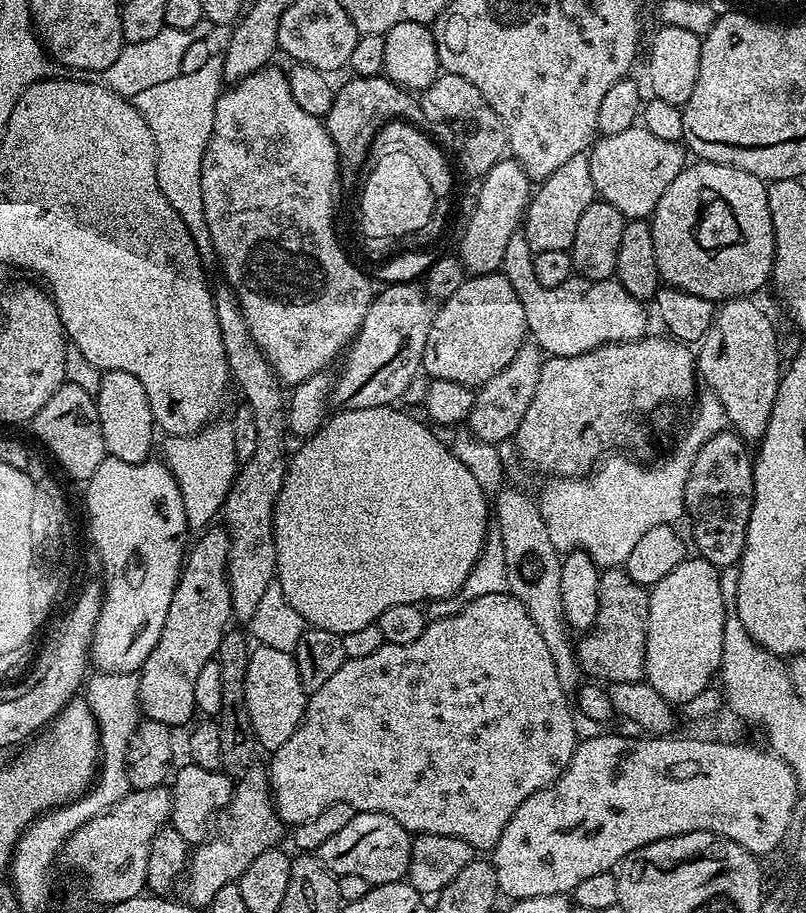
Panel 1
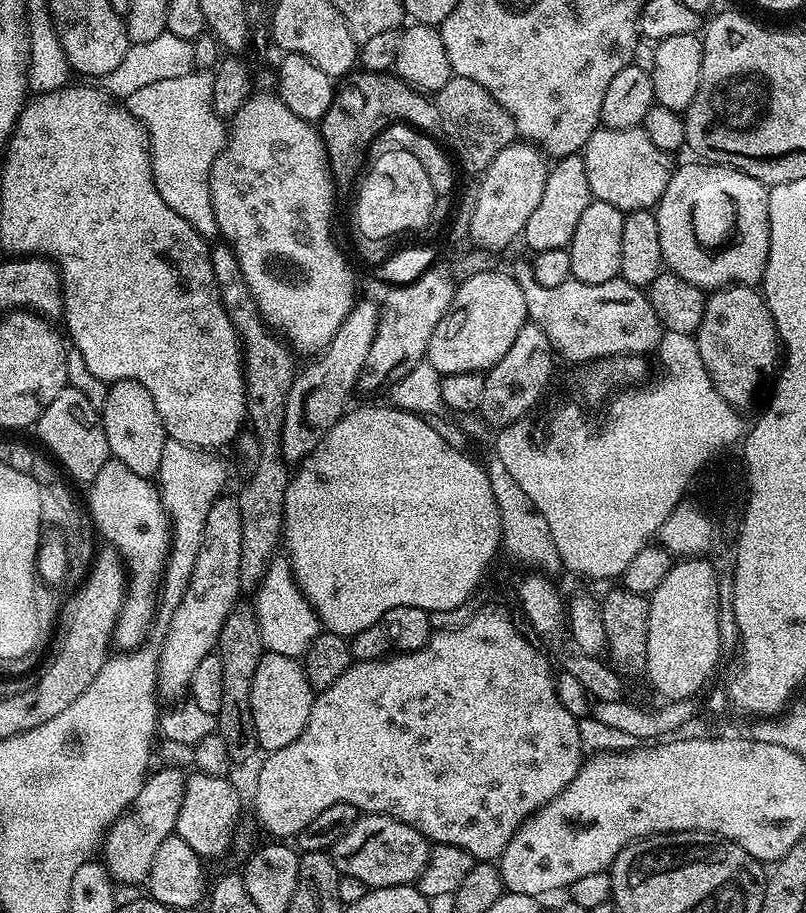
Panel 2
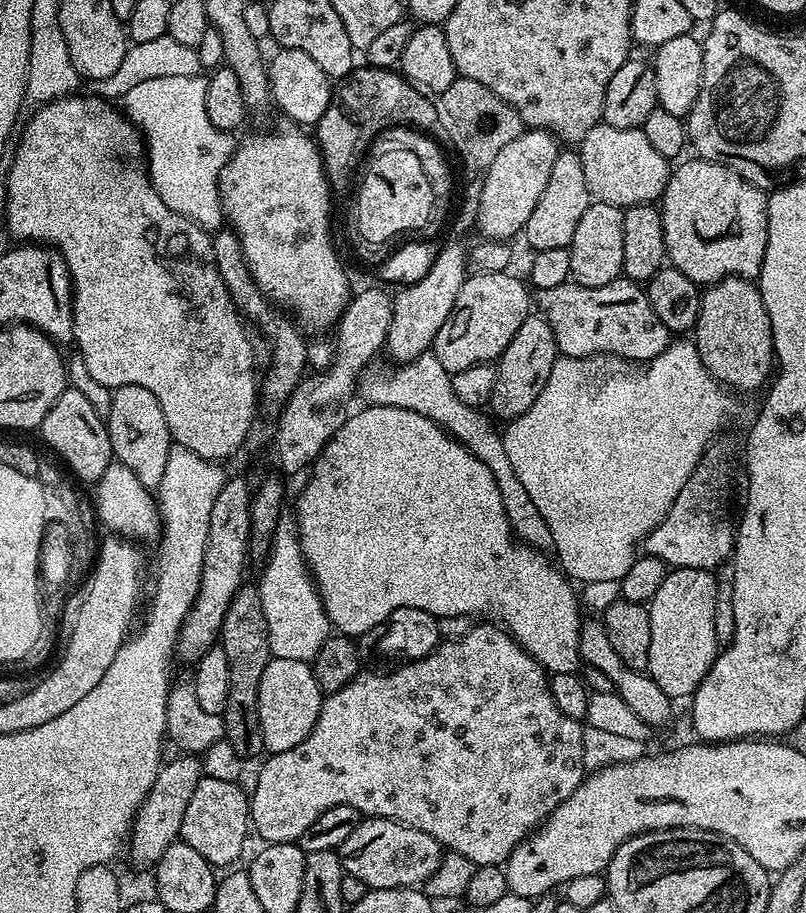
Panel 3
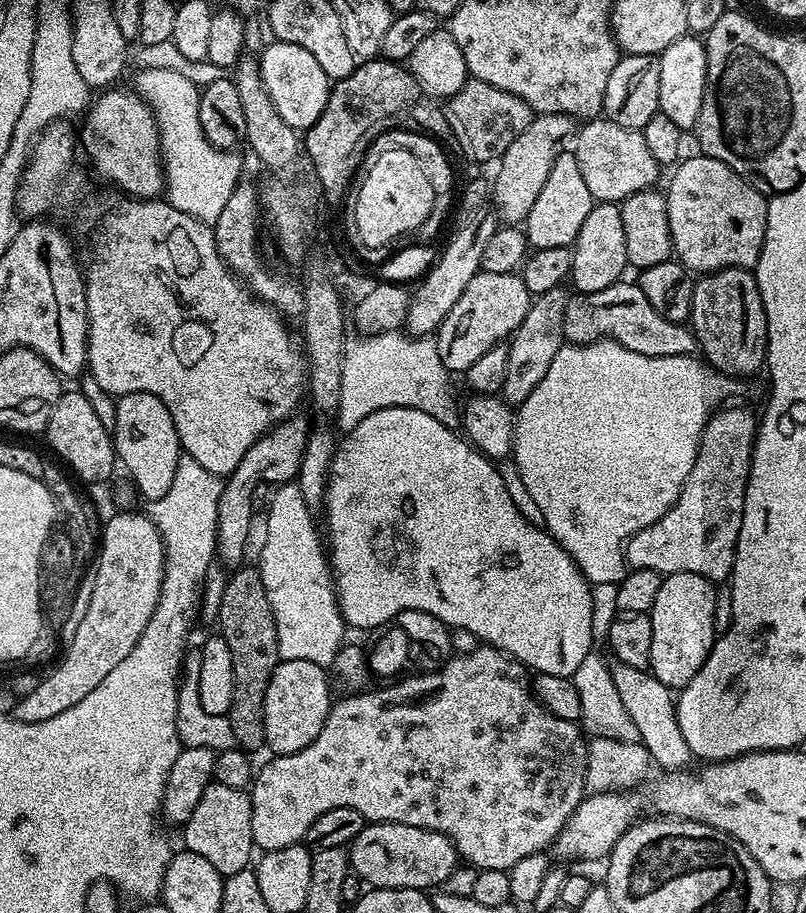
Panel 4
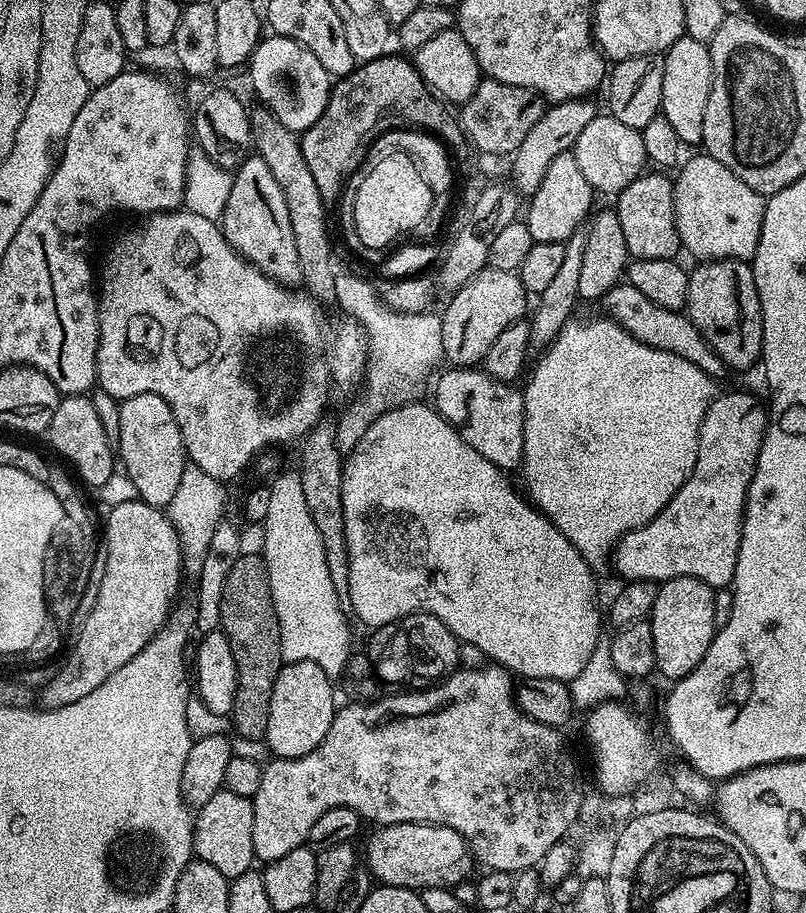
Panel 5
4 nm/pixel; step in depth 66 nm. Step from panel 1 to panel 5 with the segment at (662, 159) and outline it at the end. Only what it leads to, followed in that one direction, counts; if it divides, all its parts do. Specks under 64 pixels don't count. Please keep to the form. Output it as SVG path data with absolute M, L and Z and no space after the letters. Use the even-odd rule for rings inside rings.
M598 114L582 134L578 134L578 142L571 152L578 158L578 166L582 170L586 182L597 193L612 192L618 194L634 178L638 178L646 168L646 146L642 146L642 134L639 128L625 126L610 114Z

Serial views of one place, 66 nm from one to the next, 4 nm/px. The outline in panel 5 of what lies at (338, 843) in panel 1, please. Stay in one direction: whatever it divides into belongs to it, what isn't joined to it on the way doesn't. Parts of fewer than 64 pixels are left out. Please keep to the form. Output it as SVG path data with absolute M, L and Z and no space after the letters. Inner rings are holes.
M385 824L368 840L368 872L389 888L419 890L438 886L455 889L472 872L474 857L457 832L437 824Z

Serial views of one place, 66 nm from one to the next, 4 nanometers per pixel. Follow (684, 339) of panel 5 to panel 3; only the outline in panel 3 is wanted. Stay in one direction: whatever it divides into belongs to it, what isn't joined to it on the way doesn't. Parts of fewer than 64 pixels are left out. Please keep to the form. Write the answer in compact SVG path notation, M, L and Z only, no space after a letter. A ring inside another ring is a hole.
M621 278L614 282L606 282L601 288L587 288L575 282L562 286L554 286L554 290L539 290L535 293L534 304L539 315L554 330L554 342L560 356L573 356L585 360L587 356L618 356L629 362L647 362L668 349L670 333L668 327L654 314L654 306L650 306L648 293L637 281Z

